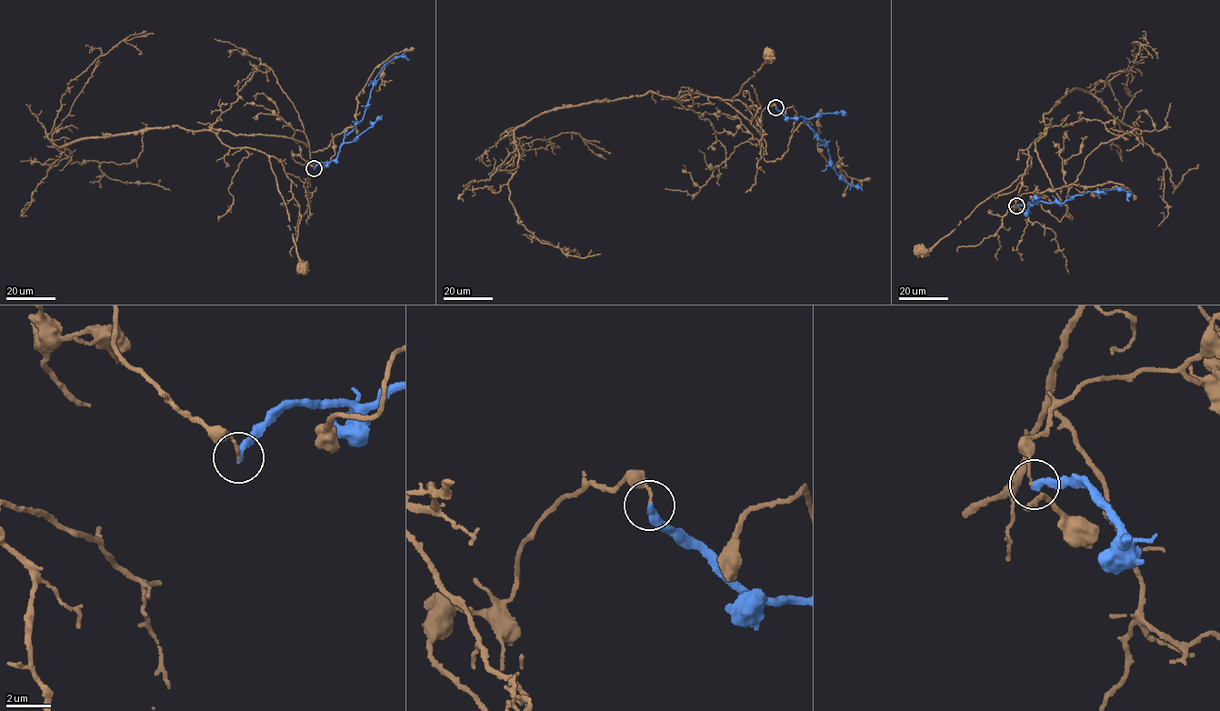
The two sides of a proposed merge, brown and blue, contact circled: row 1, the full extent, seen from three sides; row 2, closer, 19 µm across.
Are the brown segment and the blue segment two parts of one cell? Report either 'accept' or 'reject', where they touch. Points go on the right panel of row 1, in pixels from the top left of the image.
reject; place (1016, 205)

